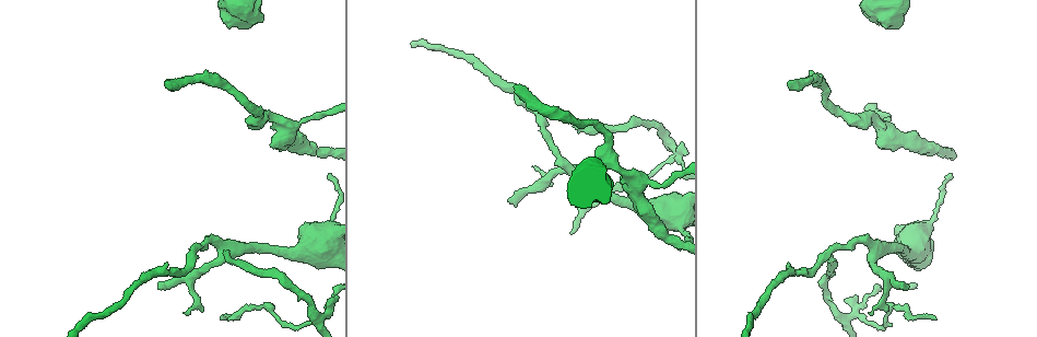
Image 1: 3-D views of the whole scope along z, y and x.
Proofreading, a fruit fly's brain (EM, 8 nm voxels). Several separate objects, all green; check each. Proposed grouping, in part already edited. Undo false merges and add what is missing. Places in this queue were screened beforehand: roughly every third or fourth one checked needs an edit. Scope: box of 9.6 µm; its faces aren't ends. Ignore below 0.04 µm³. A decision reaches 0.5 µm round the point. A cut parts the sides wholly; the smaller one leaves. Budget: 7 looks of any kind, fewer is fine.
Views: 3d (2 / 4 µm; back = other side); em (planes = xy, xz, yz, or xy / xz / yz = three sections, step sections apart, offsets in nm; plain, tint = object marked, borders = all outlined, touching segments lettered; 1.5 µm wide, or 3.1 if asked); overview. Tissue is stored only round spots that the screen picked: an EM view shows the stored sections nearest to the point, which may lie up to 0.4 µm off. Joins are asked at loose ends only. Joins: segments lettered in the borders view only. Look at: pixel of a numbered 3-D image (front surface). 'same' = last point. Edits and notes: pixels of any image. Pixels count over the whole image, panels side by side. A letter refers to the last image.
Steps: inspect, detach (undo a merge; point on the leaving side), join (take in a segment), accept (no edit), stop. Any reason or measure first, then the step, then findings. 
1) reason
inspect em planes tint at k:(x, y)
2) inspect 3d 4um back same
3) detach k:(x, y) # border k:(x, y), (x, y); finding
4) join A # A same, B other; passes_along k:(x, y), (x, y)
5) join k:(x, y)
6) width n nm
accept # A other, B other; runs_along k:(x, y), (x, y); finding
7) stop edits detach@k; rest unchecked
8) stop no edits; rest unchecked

abrupt turn
inspect 3d 4um back at 1:(854, 316)

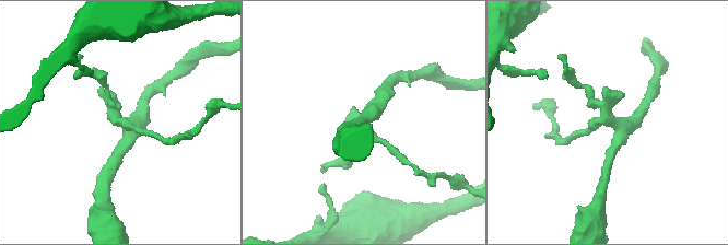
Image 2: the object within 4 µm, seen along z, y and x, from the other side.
inspect em planes borders at 2:(122, 120)

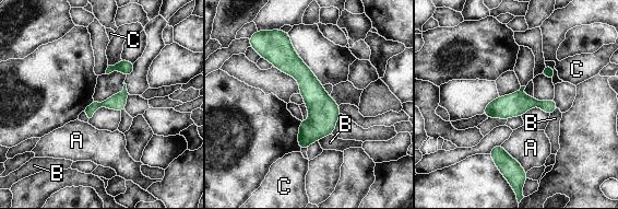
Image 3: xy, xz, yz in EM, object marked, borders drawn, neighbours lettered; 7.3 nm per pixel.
accept # A other, B other, C other; continuous, no second neuron

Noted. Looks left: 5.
inspect 3d 4um at 1:(903, 290)

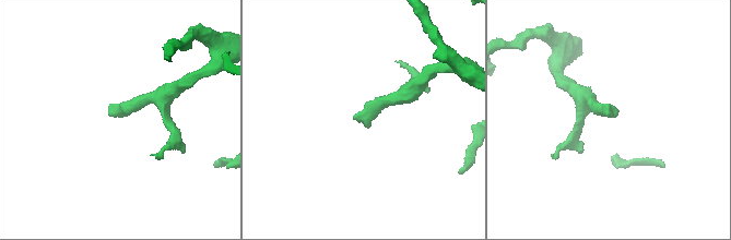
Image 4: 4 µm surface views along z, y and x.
inspect em xy step 4 borders at 4:(608, 115)

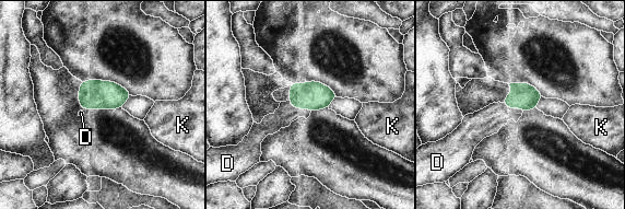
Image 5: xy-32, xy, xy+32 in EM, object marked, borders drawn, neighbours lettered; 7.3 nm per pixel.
another direction
inspect em planes borders same

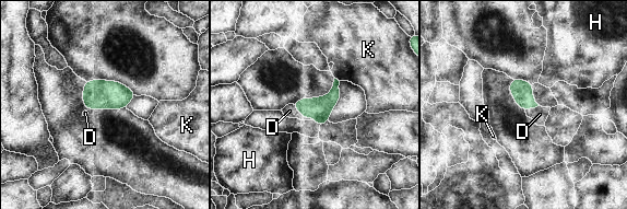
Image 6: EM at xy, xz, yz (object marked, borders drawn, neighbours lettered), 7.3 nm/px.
join D # D same, H other, K other; passes_along 6:(320, 108), (303, 116), (290, 111); the neuron continues

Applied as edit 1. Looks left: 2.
end of a long branch
inspect 3d 4um at 1:(572, 126)

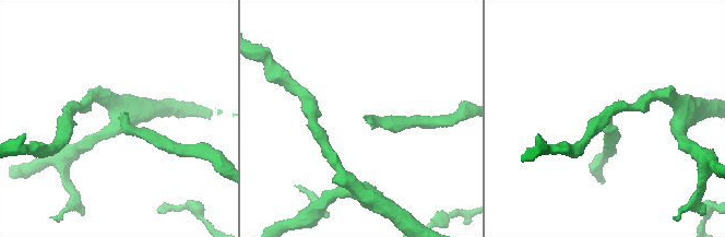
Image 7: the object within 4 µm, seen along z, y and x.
shape alone is not enough
inspect em planes borders at 7:(365, 115)

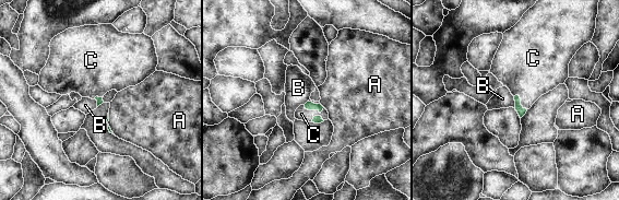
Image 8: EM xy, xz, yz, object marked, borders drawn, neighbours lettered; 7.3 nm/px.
longest_contact C 190 nm
join C # A other, B other, C same; the neuron continues

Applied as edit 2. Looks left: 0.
stop edits join@6, join@8; rest unchecked

